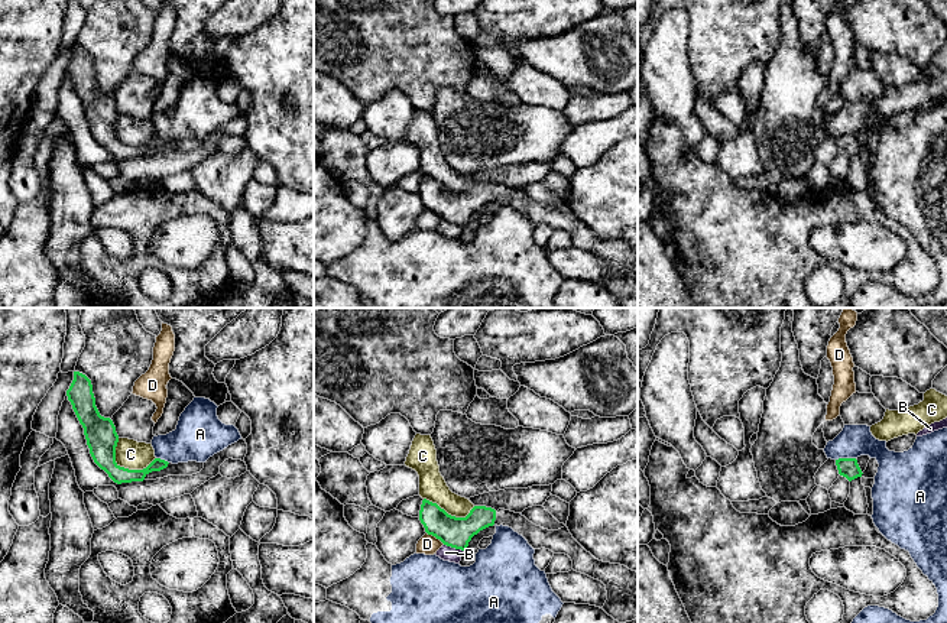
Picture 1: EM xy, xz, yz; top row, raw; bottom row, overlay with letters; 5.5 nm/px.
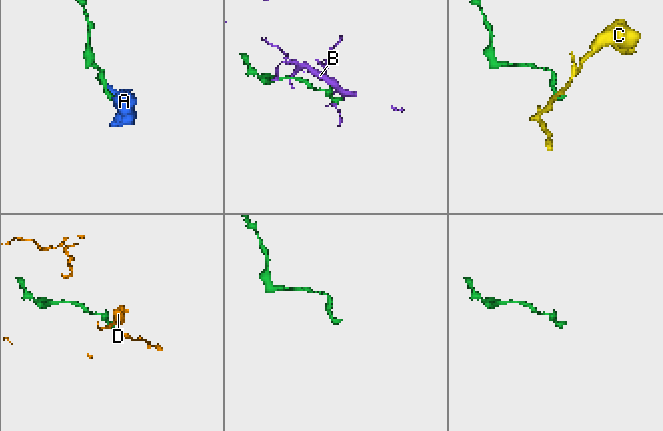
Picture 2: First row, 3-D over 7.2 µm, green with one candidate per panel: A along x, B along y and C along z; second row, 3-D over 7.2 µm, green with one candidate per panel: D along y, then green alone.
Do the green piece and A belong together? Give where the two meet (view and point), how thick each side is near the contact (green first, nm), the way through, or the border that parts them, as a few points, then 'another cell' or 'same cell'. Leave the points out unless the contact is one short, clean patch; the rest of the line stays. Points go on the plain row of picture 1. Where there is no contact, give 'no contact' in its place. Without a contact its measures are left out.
meets green in yz at (845, 135); 110 nm thick on the green side, 180 nm on the other; border along yz (855, 133), (839, 133), (836, 136); another cell

